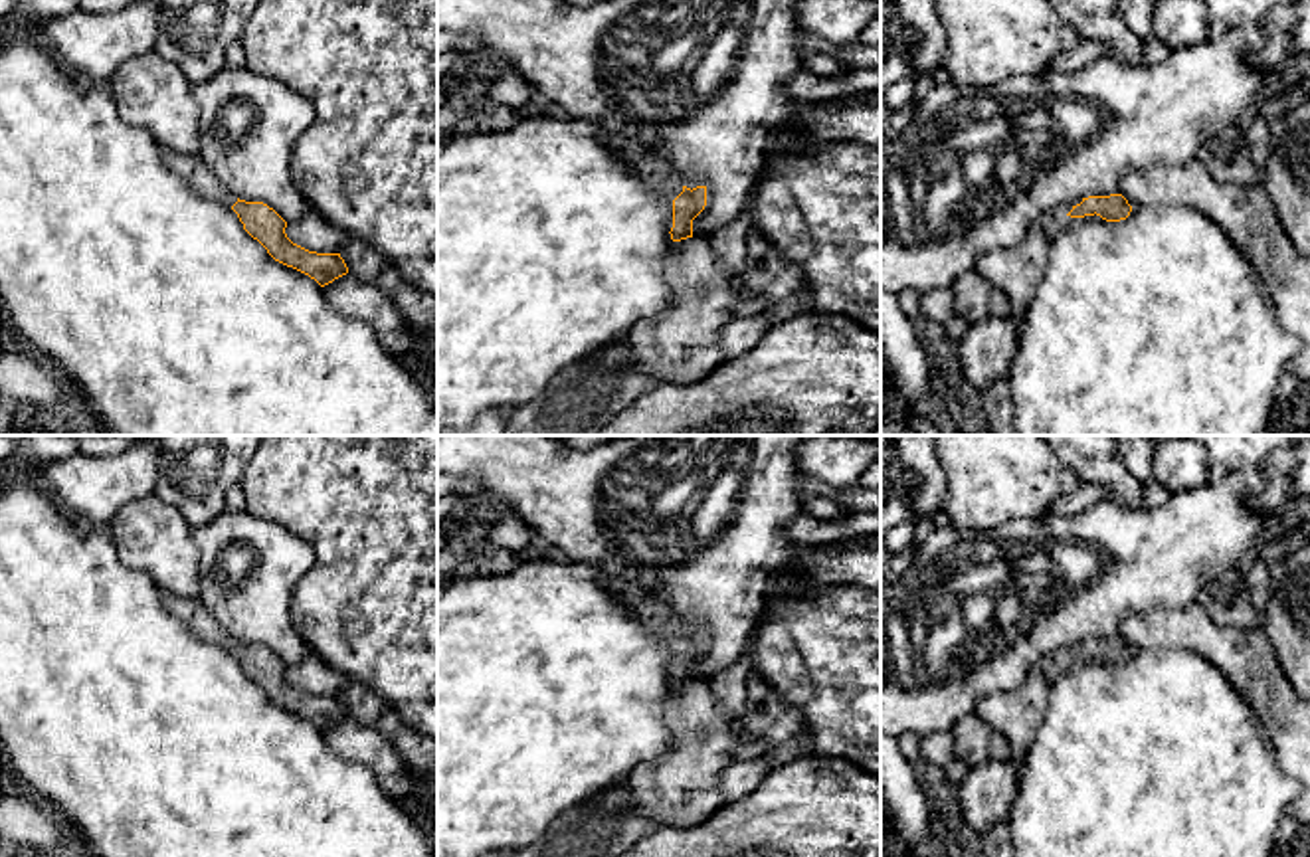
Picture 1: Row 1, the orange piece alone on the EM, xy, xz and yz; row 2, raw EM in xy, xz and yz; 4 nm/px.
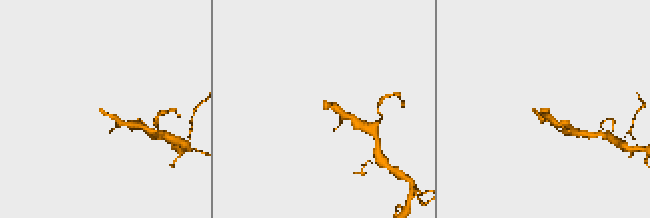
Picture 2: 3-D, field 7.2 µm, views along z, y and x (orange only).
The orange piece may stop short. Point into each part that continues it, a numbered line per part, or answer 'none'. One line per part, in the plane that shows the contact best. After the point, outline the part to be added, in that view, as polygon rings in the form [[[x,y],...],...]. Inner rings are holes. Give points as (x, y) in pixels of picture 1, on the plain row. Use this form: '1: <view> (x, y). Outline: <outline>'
1: xz (652, 612). Outline: [[[617,586],[617,600],[651,631],[657,631],[673,651],[673,643],[683,635],[679,619],[669,612],[665,604],[655,598],[647,598],[637,590]]]

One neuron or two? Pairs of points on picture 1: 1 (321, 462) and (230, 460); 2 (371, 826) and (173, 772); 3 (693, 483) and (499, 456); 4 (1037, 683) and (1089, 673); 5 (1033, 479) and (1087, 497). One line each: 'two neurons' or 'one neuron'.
1: two neurons
2: one neuron
3: one neuron
4: two neurons
5: two neurons

